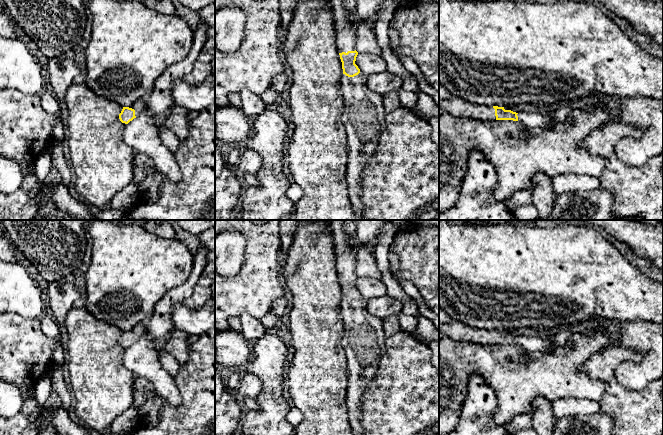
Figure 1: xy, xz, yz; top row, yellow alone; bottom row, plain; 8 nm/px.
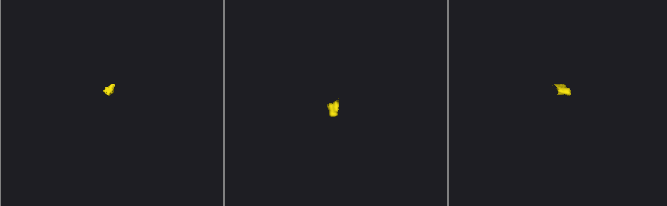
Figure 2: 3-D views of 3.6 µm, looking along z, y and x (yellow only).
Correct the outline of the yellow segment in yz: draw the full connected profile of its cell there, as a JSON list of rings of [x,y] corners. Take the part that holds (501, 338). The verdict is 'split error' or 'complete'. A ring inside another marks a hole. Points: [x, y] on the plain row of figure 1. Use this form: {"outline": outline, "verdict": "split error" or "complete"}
{"outline": [[[458,321],[439,324],[439,339],[449,338],[455,341],[480,343],[482,345],[513,344],[519,345],[523,350],[530,353],[547,352],[553,343],[557,346],[565,346],[570,341],[571,336],[572,333],[567,329],[545,338],[540,336],[516,337],[505,334],[504,331],[473,328]]], "verdict": "split error"}

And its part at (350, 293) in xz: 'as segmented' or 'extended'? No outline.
extended

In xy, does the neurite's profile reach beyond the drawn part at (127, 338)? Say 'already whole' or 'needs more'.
needs more

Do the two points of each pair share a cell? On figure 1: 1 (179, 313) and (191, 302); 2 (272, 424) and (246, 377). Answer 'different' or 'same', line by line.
1: different
2: different

